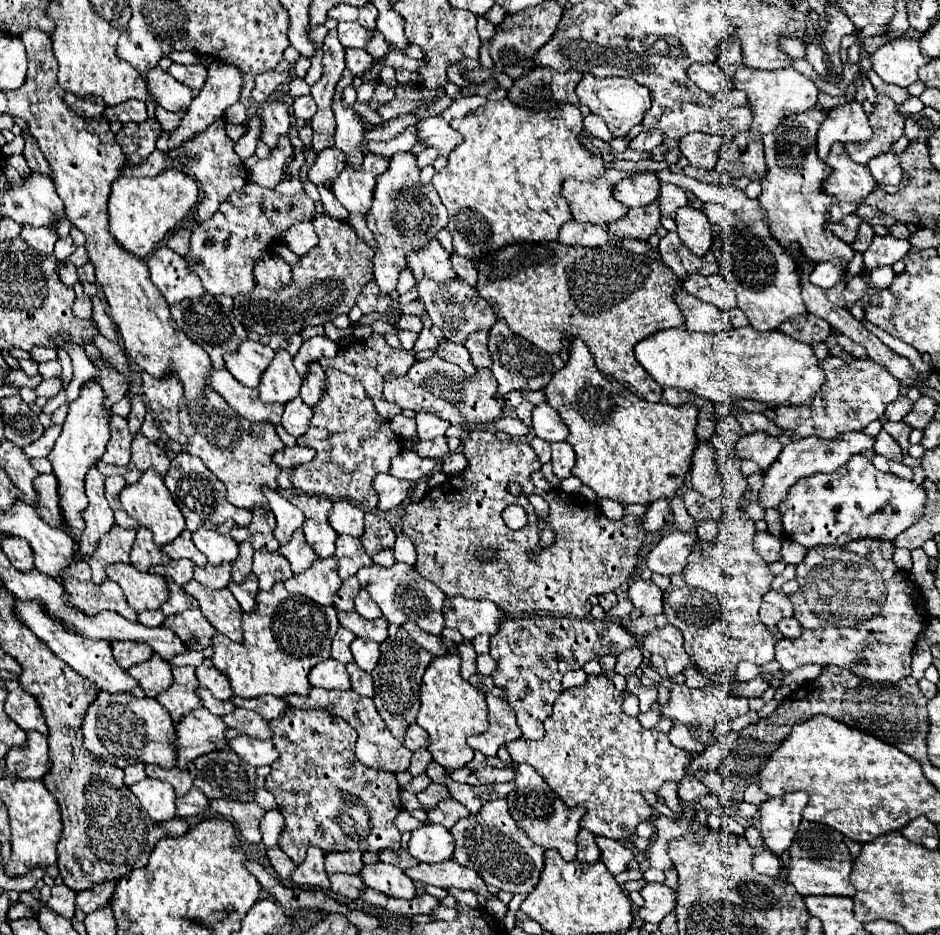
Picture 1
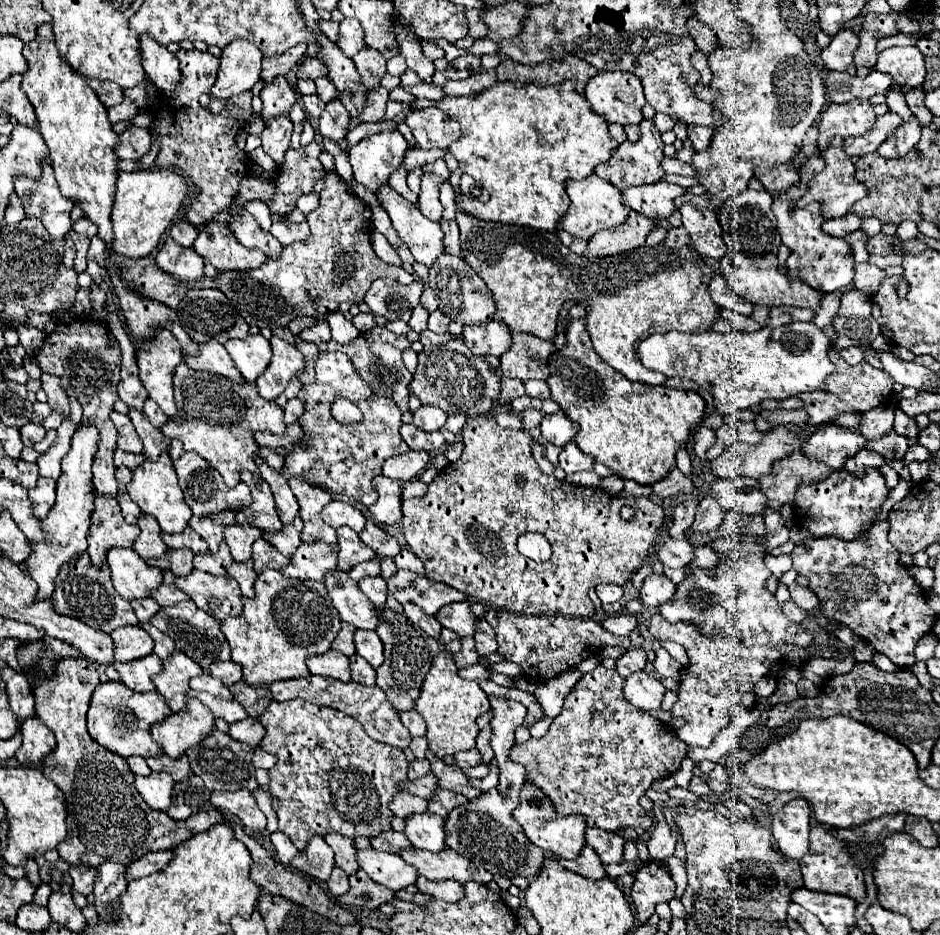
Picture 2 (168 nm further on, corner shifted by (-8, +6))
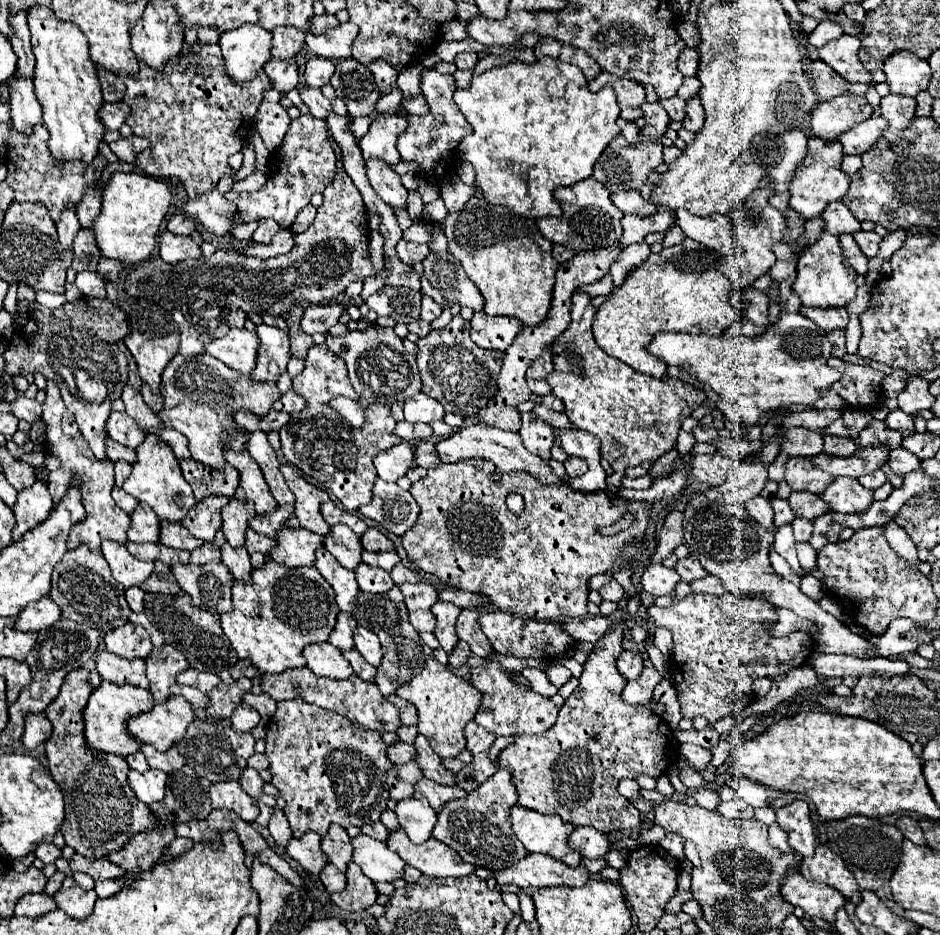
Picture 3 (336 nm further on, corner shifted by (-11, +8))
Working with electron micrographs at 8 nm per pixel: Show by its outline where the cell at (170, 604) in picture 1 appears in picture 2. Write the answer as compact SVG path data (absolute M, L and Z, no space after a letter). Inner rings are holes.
M166 569L166 571L164 571L162 585L160 585L158 589L154 589L154 593L150 593L150 597L152 597L154 601L158 601L160 605L174 605L174 603L186 601L188 595L174 585L174 579L176 579L176 577Z

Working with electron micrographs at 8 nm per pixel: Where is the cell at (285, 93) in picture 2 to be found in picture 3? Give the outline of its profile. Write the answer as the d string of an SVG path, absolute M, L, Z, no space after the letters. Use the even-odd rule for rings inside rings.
M269 59L269 63L263 67L263 71L267 73L271 87L277 89L281 95L295 89L299 83L295 59L283 59L283 61L281 59Z

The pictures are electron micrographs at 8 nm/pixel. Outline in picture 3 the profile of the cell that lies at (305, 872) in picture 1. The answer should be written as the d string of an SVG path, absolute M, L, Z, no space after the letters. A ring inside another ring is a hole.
M309 831L301 839L291 839L287 845L287 853L309 873L319 875L321 869L329 863L327 855L321 851L321 837L313 831Z

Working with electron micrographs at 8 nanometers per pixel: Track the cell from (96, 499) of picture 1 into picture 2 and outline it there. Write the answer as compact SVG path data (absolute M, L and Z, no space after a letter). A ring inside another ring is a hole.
M74 317L70 323L56 323L56 329L46 335L42 349L36 353L36 361L42 373L54 373L62 379L62 389L68 397L78 399L82 405L82 421L98 427L98 451L94 455L92 475L94 487L104 497L116 497L118 485L114 477L114 449L116 449L116 427L108 419L114 401L118 401L120 381L120 347L116 337L104 323L92 323L94 317ZM86 321L86 323L84 323Z

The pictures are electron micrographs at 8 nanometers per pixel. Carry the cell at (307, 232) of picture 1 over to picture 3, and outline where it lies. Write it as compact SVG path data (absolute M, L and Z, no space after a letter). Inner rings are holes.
M263 219L261 225L257 227L257 231L253 233L253 241L257 241L257 243L269 243L277 231L281 231L281 227L279 227L277 221Z

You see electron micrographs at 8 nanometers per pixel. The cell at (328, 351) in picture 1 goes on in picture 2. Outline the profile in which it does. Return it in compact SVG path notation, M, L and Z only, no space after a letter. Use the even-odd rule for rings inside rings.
M318 321L314 323L312 327L306 327L302 333L300 333L300 339L302 341L310 341L314 345L320 345L320 343L326 343L330 341L330 327L326 321Z

